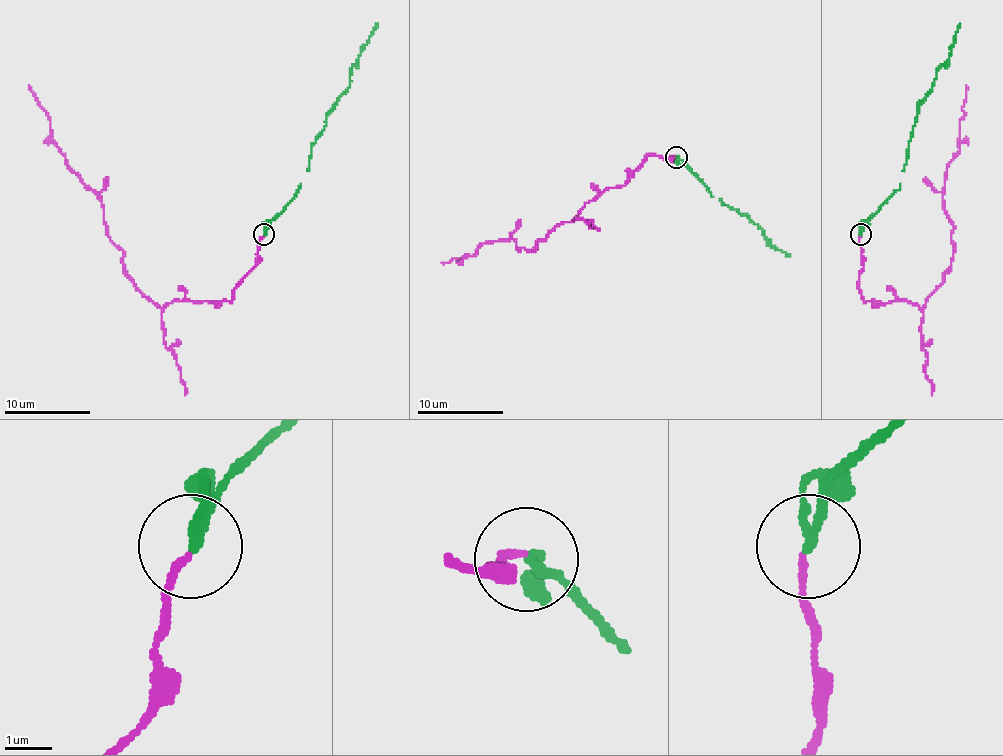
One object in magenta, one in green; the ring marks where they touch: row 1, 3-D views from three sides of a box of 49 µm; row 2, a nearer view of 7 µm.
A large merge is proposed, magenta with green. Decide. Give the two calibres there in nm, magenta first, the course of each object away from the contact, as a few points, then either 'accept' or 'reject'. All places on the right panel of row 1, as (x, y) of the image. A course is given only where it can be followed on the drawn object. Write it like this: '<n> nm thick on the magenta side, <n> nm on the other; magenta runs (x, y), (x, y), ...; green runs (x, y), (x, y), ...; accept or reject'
130 nm thick on the magenta side, 170 nm on the other; magenta runs (859, 235), (865, 301), (921, 307), (951, 265), (953, 228), (942, 198), (947, 166), (960, 149), (966, 85); green runs (861, 235), (861, 226), (900, 188), (917, 108), (934, 85), (938, 68), (951, 53), (960, 23); accept

